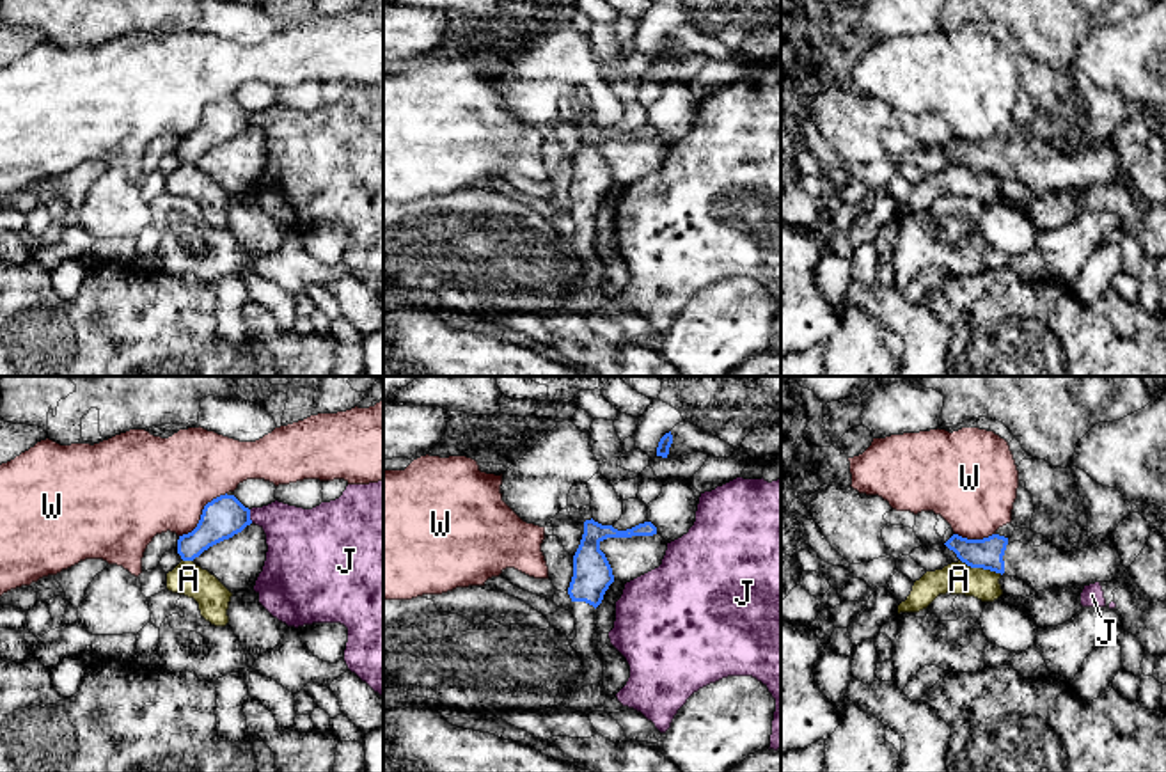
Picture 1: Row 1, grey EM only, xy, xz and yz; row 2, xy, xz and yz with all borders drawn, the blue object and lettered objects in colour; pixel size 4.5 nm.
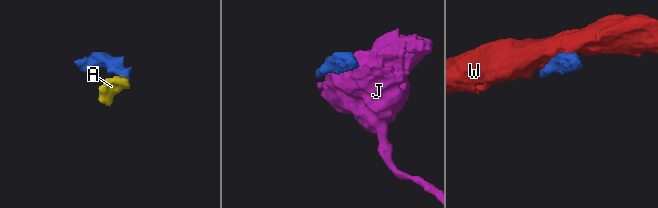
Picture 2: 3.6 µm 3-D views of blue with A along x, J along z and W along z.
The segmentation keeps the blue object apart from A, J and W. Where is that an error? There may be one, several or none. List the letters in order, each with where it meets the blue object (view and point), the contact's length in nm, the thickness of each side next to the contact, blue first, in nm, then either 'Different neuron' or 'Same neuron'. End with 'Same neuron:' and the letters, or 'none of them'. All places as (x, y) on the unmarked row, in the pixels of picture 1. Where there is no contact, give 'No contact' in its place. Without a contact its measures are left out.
A: Touches blue at yz (982, 169). Shared border 200 nm. Thickness 140 nm (blue) against 140 nm. Different neuron
J: Touches blue at xy (249, 119). Shared border 70 nm. Thickness 190 nm (blue) against 300 nm. Different neuron
W: Touches blue at xy (203, 116). Shared border 300 nm. Thickness 190 nm (blue) against 420 nm. Different neuron
Same neuron: none of them

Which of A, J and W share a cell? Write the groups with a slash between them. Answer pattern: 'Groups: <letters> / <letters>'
Groups: A / J / W

